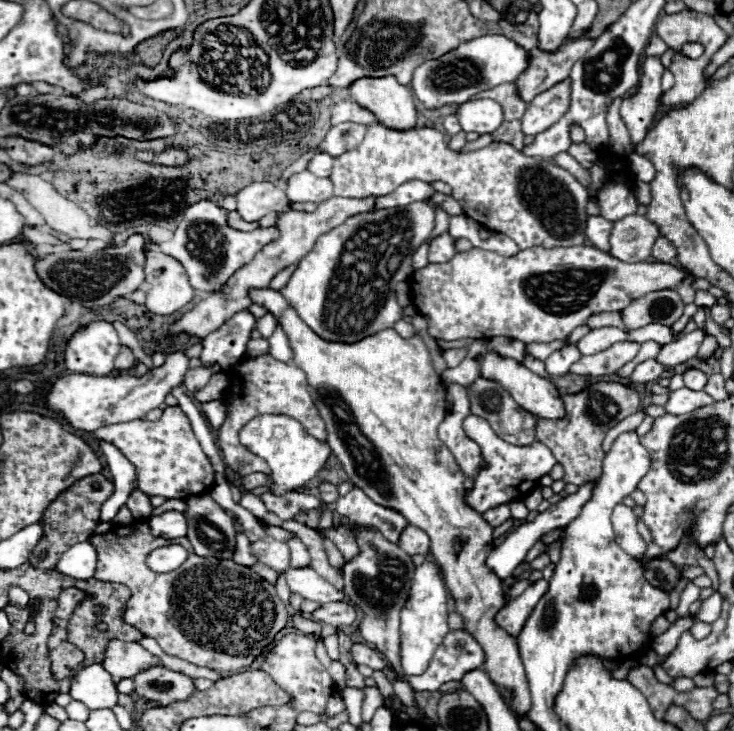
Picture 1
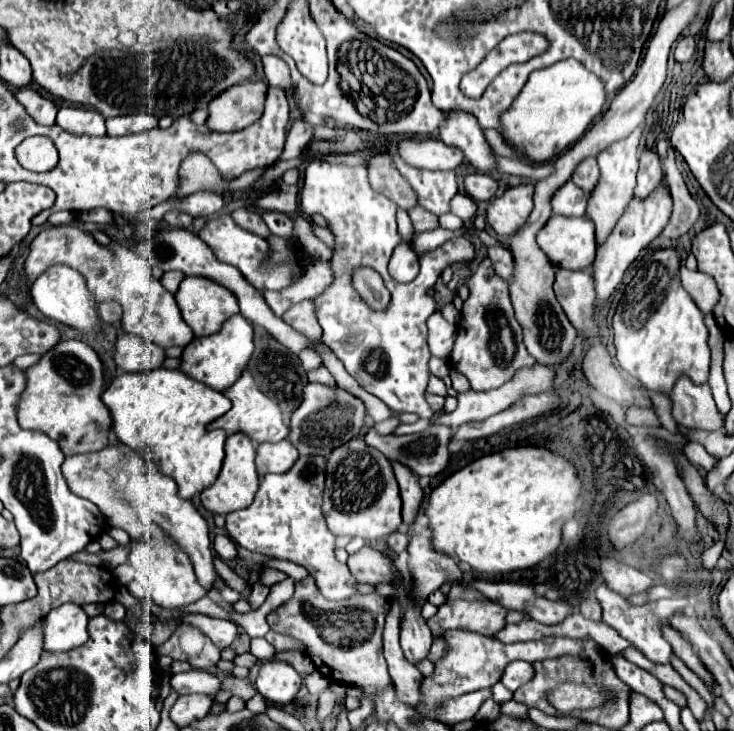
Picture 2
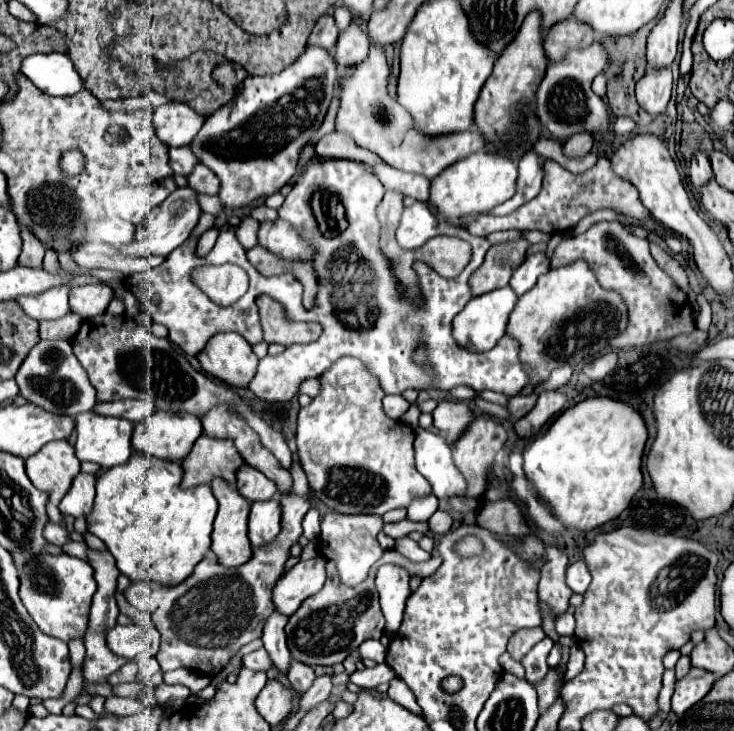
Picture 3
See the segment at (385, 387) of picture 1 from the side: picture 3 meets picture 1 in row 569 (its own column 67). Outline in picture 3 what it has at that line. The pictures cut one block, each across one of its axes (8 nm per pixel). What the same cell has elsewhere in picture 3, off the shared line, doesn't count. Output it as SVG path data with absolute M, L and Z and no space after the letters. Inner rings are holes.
M56 440L42 446L40 452L26 460L26 474L30 482L48 494L48 516L50 522L60 524L62 514L58 502L64 498L74 476L80 472L80 460L74 448L66 440Z

